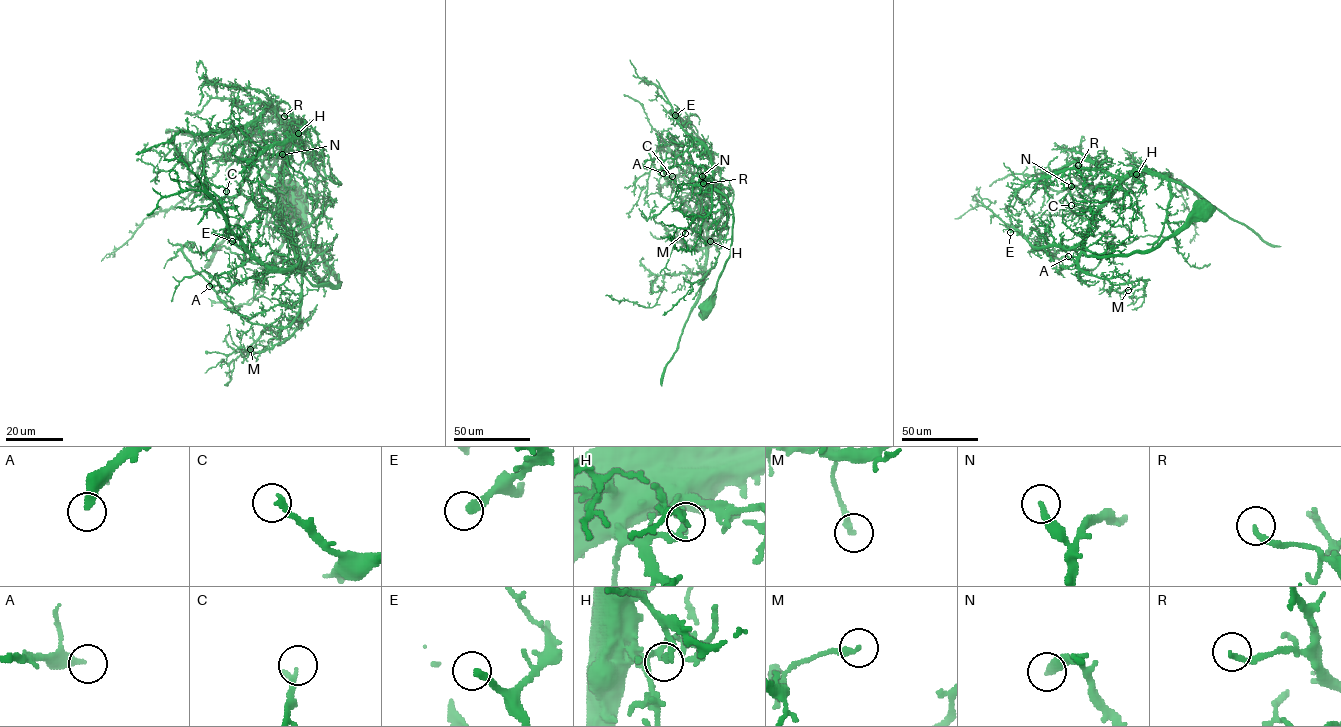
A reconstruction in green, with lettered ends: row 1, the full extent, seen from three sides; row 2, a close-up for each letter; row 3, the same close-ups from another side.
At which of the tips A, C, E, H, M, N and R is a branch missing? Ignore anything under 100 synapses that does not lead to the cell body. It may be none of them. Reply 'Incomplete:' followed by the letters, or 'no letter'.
Incomplete: no letter

